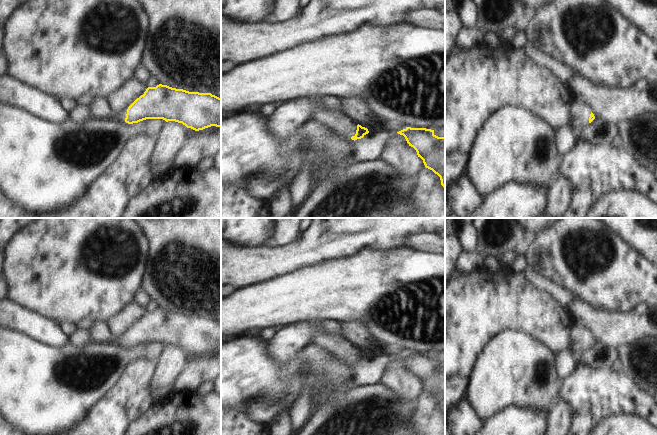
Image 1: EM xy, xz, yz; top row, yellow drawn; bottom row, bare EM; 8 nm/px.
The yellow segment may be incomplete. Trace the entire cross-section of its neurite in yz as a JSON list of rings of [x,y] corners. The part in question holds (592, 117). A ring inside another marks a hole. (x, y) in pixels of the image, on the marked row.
[[[573,100],[570,105],[568,126],[574,131],[580,131],[582,127],[595,119],[594,114],[585,105]]]

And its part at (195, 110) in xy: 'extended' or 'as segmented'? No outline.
extended

